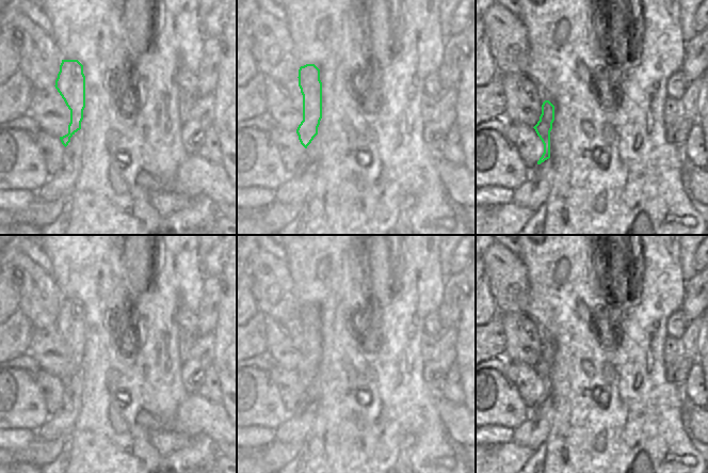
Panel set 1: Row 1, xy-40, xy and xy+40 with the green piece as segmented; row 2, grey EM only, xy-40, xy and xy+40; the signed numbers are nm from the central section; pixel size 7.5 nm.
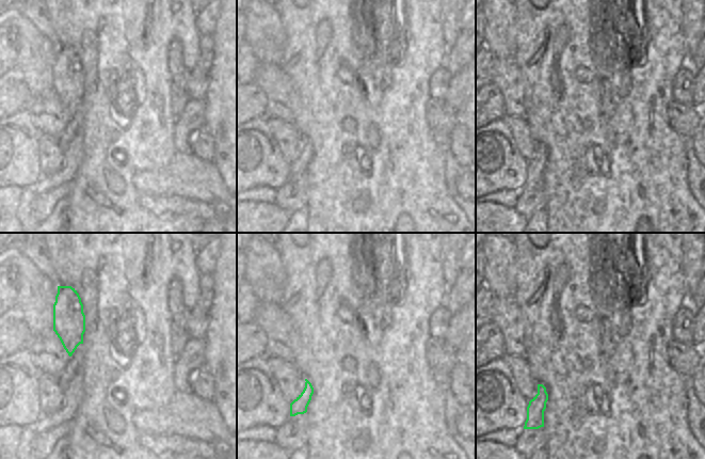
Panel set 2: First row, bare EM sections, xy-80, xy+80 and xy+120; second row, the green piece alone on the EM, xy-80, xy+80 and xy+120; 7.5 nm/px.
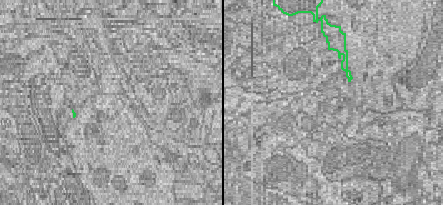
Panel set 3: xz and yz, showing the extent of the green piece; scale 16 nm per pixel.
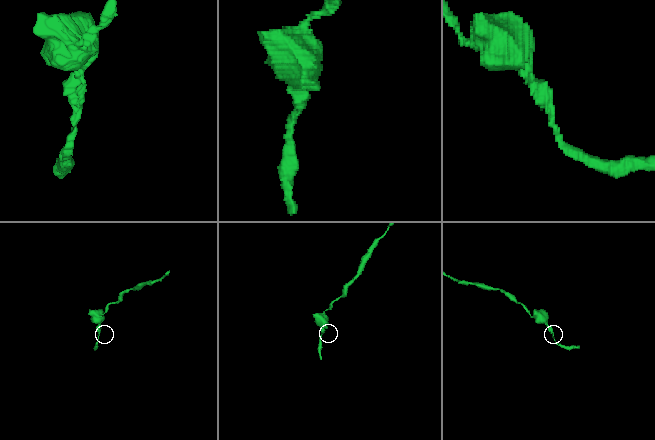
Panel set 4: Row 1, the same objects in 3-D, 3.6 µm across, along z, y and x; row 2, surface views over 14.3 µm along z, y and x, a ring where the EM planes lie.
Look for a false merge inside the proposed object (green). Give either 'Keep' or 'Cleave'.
Keep.

